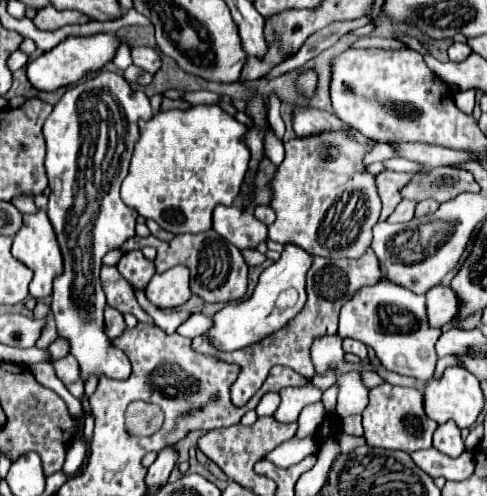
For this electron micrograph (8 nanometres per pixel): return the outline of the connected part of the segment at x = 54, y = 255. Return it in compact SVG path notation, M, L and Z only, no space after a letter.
M37 209L37 213L25 213L23 215L23 225L13 235L13 249L11 249L11 253L21 263L25 263L29 269L33 269L33 273L35 273L35 277L33 277L33 281L29 285L31 297L35 297L35 299L49 297L53 279L63 269L63 259L61 259L61 251L59 251L53 227L49 225L49 217L47 217L45 209Z

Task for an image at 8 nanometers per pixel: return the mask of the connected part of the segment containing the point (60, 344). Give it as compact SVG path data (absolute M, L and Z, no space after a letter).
M57 339L51 347L49 347L49 351L51 351L51 355L53 355L53 361L55 359L61 359L61 357L65 357L67 353L69 353L69 341L65 341L65 339Z

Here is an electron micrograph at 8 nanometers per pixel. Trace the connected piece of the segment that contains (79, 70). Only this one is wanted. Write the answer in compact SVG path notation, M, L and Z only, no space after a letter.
M99 33L99 35L89 35L89 37L69 35L57 47L53 47L51 51L39 55L33 63L29 63L27 77L33 83L33 87L37 87L39 91L55 91L59 87L73 85L79 79L83 79L87 73L99 71L103 65L113 61L119 45L121 45L119 39L109 33Z

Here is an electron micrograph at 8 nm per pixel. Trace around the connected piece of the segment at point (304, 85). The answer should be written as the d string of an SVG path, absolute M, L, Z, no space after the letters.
M309 71L309 73L299 75L299 79L297 79L297 89L299 89L303 95L311 95L311 93L313 93L313 89L315 89L315 83L317 83L315 73L313 73L313 71Z

